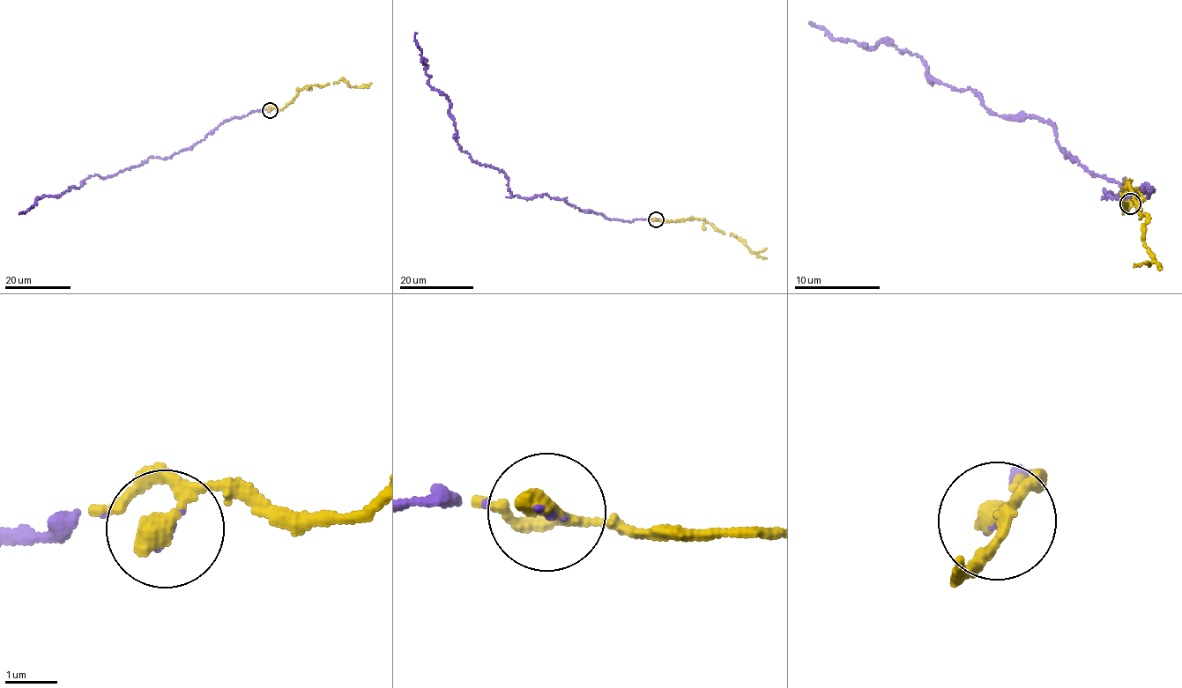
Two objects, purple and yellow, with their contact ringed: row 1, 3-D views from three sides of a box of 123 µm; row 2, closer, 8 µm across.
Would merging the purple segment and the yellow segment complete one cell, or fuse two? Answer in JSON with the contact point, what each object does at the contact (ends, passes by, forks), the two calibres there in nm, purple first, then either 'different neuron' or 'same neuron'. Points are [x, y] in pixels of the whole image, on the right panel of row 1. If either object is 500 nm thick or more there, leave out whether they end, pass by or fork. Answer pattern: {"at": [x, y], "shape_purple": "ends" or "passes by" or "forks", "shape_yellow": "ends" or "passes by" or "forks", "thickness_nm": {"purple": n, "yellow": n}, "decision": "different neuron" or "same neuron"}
{"at": [1130, 203], "shape_purple": "ends", "shape_yellow": "passes by", "thickness_nm": {"purple": 80, "yellow": 300}, "decision": "same neuron"}

